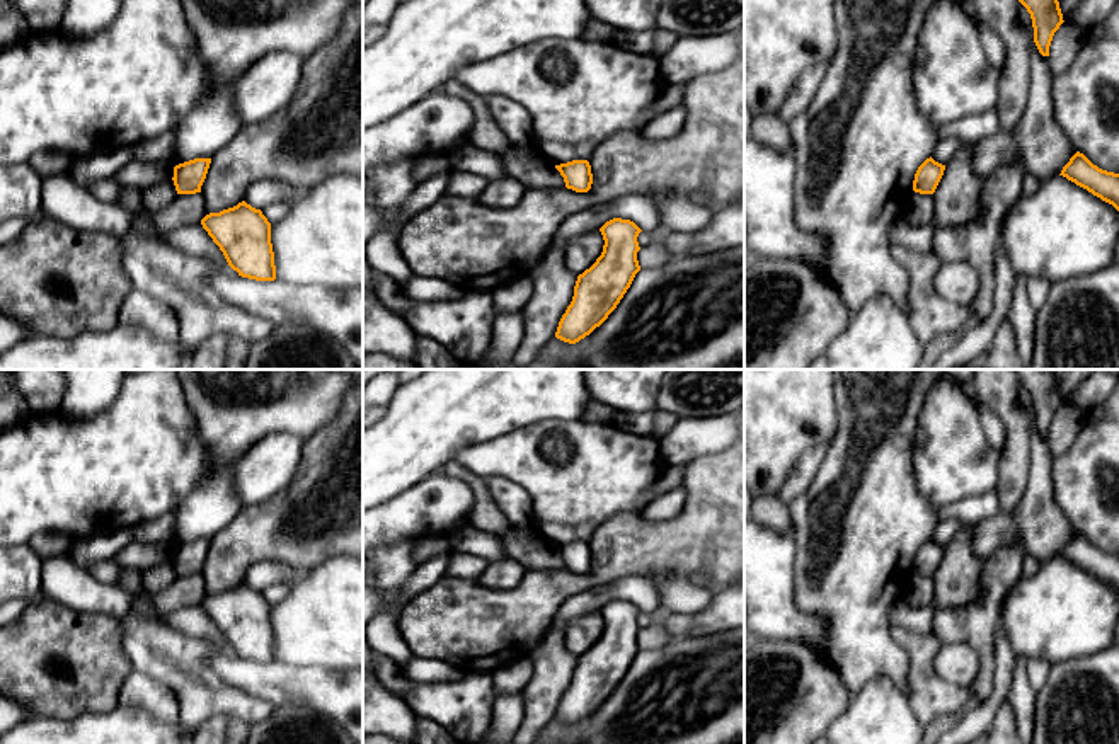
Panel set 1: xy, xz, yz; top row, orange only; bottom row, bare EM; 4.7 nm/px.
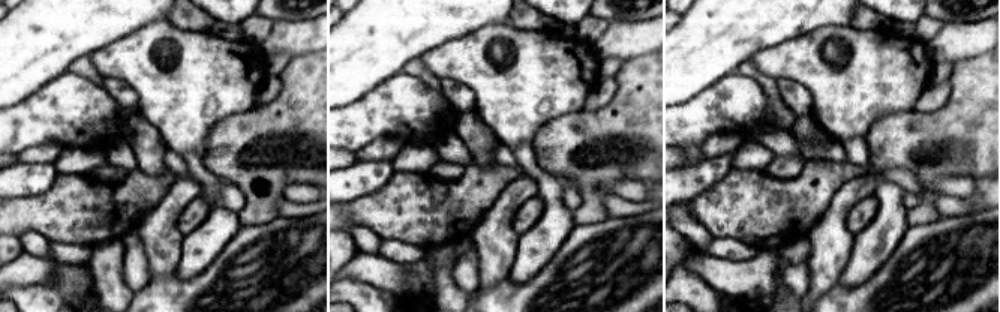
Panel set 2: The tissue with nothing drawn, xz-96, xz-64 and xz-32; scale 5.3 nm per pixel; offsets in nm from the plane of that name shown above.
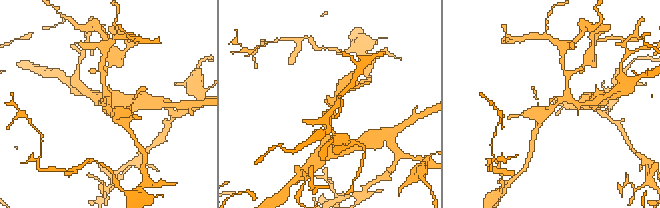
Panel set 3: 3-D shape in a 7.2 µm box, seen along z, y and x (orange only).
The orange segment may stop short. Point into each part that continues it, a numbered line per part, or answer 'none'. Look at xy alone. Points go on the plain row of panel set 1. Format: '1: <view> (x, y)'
none

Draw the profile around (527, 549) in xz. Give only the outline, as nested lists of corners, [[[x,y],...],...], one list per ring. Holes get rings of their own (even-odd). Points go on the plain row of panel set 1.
[[[509,526],[496,536],[509,558],[519,562],[526,570],[565,569],[564,558],[555,547],[542,541],[533,533],[521,533],[518,528]]]

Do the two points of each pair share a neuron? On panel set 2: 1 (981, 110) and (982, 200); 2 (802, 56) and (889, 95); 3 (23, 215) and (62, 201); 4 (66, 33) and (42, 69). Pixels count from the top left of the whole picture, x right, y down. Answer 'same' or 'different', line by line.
1: different
2: same
3: same
4: same

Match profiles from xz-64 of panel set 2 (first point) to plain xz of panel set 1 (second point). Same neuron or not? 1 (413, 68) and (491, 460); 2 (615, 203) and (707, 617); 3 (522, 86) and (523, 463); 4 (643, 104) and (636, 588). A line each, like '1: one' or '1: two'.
1: two
2: two
3: one
4: two

